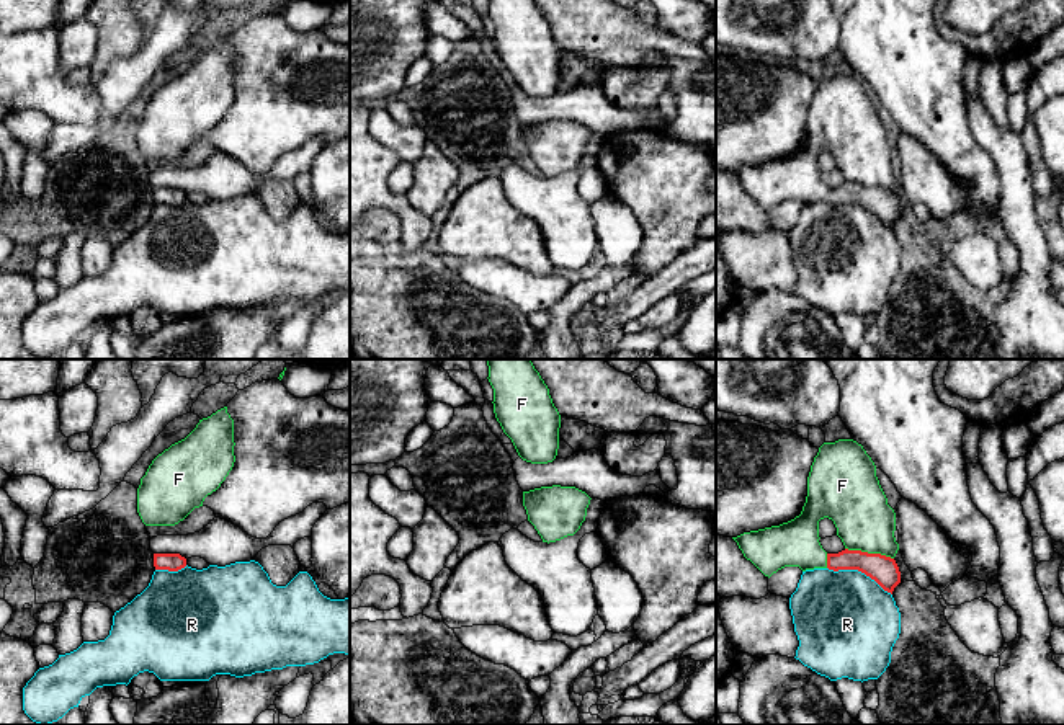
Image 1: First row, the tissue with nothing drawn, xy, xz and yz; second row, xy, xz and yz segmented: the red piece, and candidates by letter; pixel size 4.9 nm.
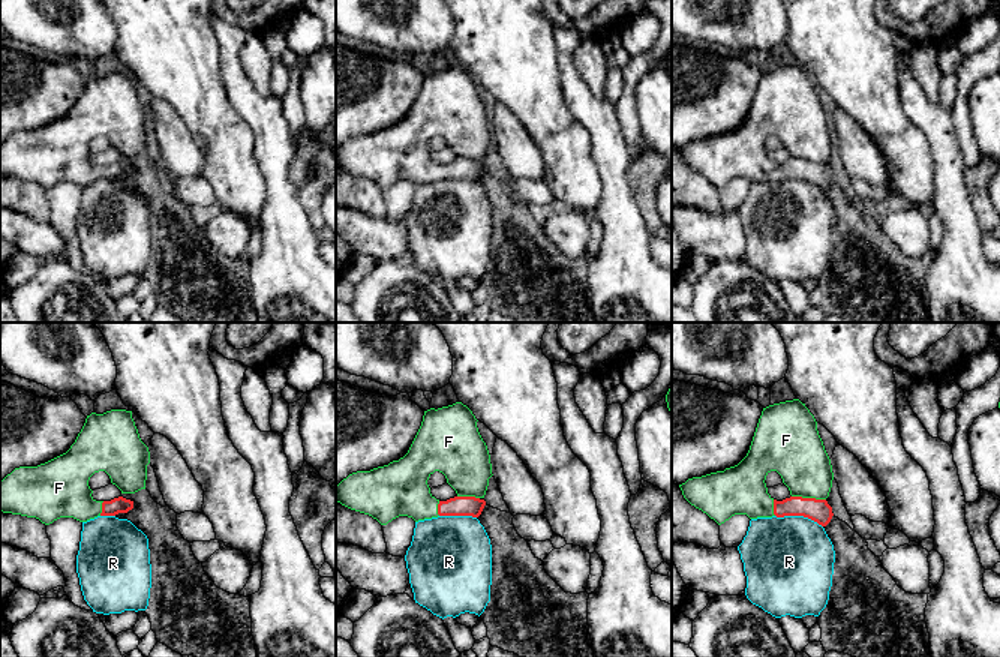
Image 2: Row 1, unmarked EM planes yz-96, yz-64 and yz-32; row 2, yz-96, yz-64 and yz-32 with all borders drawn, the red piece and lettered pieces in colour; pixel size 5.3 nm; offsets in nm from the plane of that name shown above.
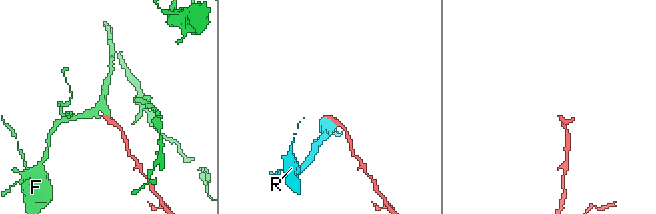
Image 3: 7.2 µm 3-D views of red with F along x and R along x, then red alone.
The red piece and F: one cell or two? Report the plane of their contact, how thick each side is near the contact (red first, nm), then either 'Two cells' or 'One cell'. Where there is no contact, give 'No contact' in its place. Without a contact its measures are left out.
Touches red in yz. Thickness 140 nm (red) against 280 nm. One cell

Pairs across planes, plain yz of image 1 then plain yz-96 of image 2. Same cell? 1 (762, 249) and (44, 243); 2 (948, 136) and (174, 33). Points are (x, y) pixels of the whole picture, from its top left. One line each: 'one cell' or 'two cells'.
1: one cell
2: one cell

